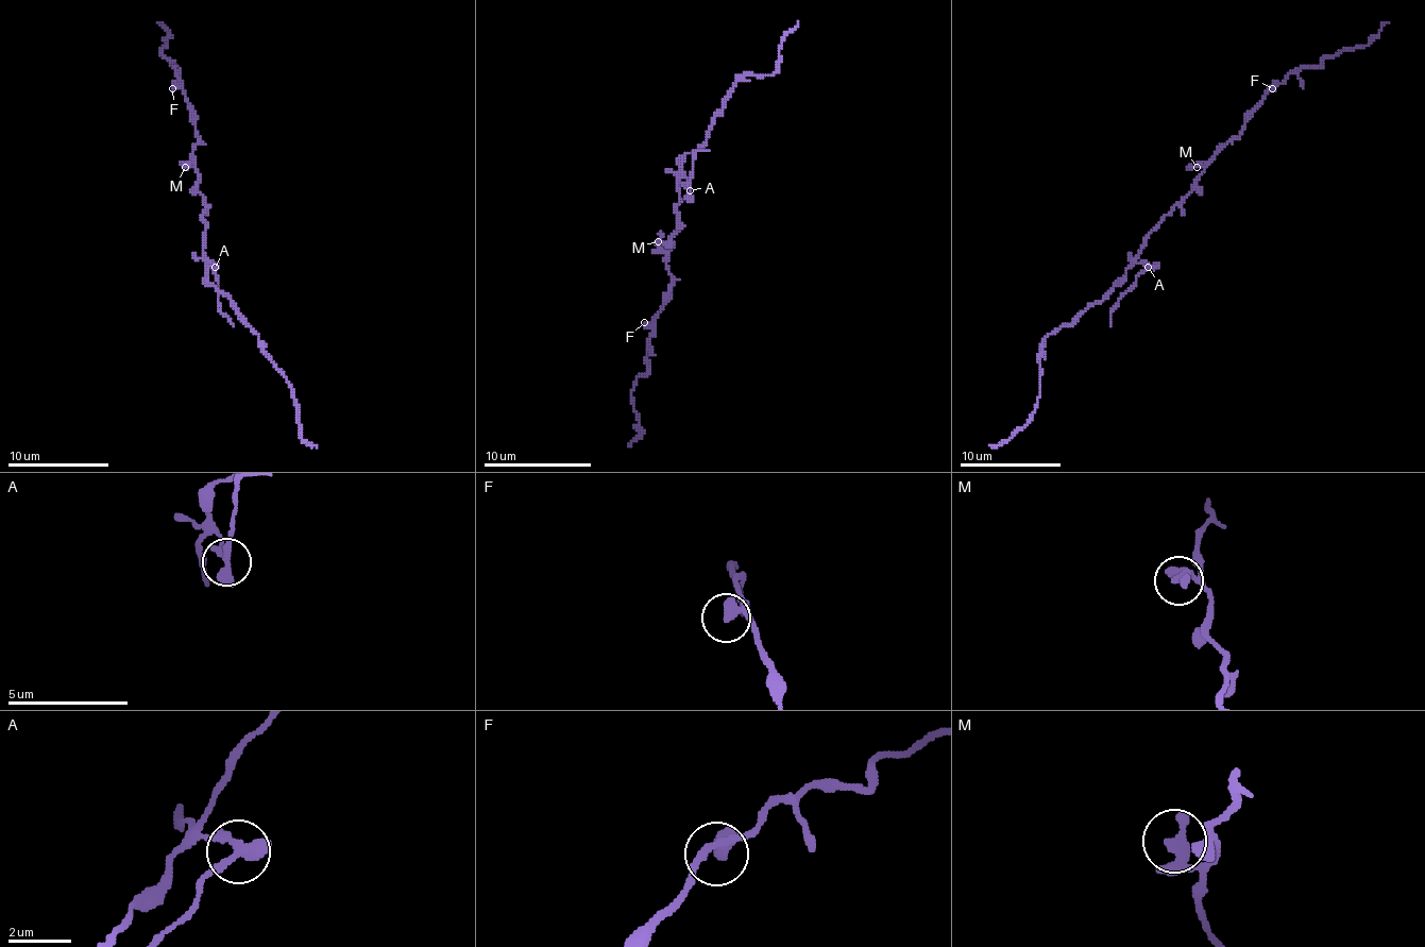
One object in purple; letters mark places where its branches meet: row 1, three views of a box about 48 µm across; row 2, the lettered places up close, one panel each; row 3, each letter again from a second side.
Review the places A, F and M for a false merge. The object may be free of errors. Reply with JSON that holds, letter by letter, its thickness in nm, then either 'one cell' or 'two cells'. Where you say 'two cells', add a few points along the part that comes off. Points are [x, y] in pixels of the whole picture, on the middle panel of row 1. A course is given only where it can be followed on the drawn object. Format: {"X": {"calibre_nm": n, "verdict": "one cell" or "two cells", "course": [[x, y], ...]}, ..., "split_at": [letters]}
{"A": {"calibre_nm": 400, "verdict": "two cells", "course": [[690, 190], [693, 155], [709, 150]]}, "F": {"calibre_nm": 360, "verdict": "one cell"}, "M": {"calibre_nm": 360, "verdict": "one cell"}, "split_at": ["A"]}

